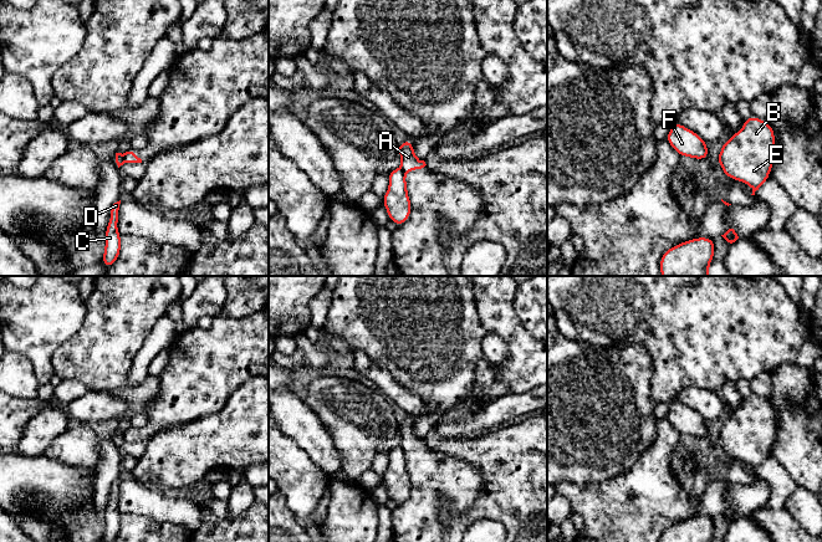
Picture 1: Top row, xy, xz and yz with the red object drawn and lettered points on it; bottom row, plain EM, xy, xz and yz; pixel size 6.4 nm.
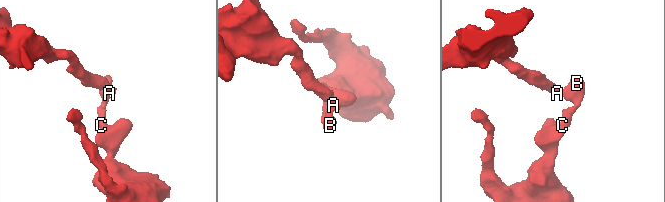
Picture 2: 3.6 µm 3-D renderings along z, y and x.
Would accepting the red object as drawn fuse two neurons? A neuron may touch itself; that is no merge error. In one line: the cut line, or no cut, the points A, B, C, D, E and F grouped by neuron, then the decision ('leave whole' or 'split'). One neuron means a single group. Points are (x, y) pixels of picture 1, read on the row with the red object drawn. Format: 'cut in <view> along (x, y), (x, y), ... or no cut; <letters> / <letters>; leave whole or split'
cut in xy along (123, 154), (124, 162); A F / B C D E; split

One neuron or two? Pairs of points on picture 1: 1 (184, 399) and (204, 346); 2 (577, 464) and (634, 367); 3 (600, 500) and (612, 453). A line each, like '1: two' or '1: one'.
1: one
2: one
3: two

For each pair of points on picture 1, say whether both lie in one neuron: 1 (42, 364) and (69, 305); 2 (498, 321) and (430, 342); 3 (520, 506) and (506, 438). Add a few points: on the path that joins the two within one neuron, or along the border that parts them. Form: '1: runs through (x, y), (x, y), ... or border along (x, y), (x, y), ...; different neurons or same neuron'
1: runs through (41, 349), (41, 332), (54, 320); same neuron
2: border along (475, 297), (475, 308), (486, 333); different neurons
3: runs through (520, 489), (520, 475), (507, 455); same neuron

